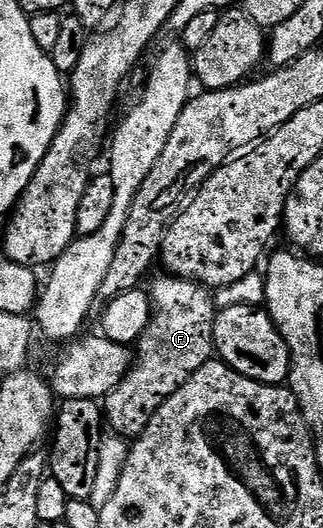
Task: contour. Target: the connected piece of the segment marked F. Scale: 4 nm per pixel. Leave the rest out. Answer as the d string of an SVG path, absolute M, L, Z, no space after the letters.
M162 274L162 277L148 288L152 305L150 325L136 341L136 359L130 373L120 382L112 394L104 398L104 420L113 435L123 438L137 438L152 422L156 410L200 366L204 366L215 355L214 317L216 305L214 292L195 280L181 280L179 276Z

